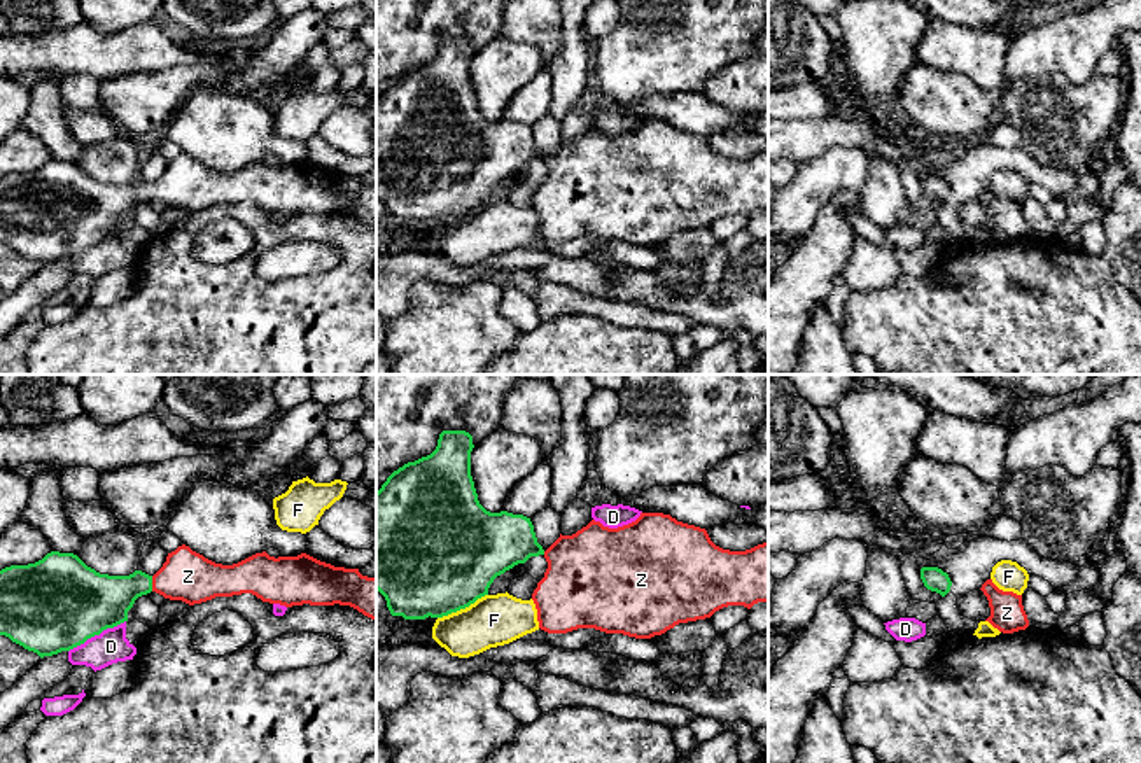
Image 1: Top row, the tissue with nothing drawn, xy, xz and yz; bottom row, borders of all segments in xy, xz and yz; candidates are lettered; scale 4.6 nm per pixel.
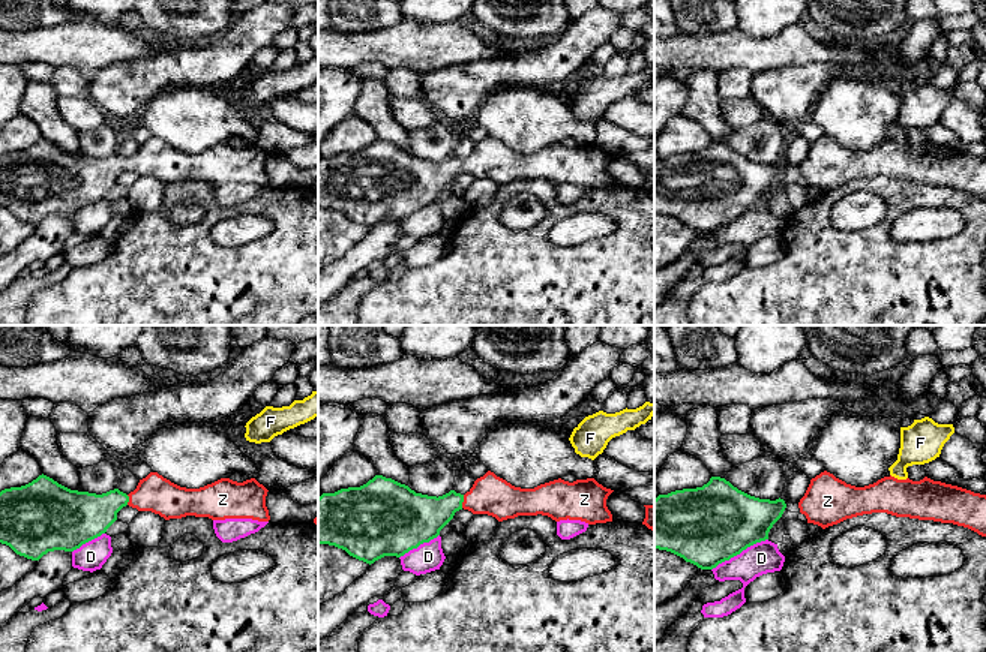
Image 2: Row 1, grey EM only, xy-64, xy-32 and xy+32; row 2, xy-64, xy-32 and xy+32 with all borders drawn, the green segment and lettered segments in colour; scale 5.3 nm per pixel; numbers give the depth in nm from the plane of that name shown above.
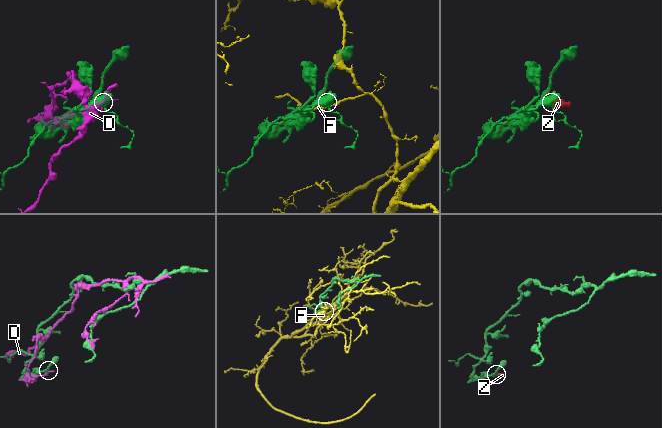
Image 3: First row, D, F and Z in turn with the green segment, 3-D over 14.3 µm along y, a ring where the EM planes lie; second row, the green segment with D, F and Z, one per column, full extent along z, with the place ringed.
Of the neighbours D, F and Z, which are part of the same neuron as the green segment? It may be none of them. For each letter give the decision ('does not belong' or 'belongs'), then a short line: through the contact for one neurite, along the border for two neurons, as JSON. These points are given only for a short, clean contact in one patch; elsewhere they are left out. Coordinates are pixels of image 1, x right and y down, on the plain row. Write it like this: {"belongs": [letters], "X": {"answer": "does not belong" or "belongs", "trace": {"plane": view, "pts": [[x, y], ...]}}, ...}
{"belongs": ["Z"], "D": {"answer": "does not belong"}, "F": {"answer": "does not belong"}, "Z": {"answer": "belongs", "trace": {"plane": "xy", "pts": [[100, 209], [139, 191], [151, 191], [188, 184]]}}}

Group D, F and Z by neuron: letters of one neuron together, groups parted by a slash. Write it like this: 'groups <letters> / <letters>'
groups D / F / Z

